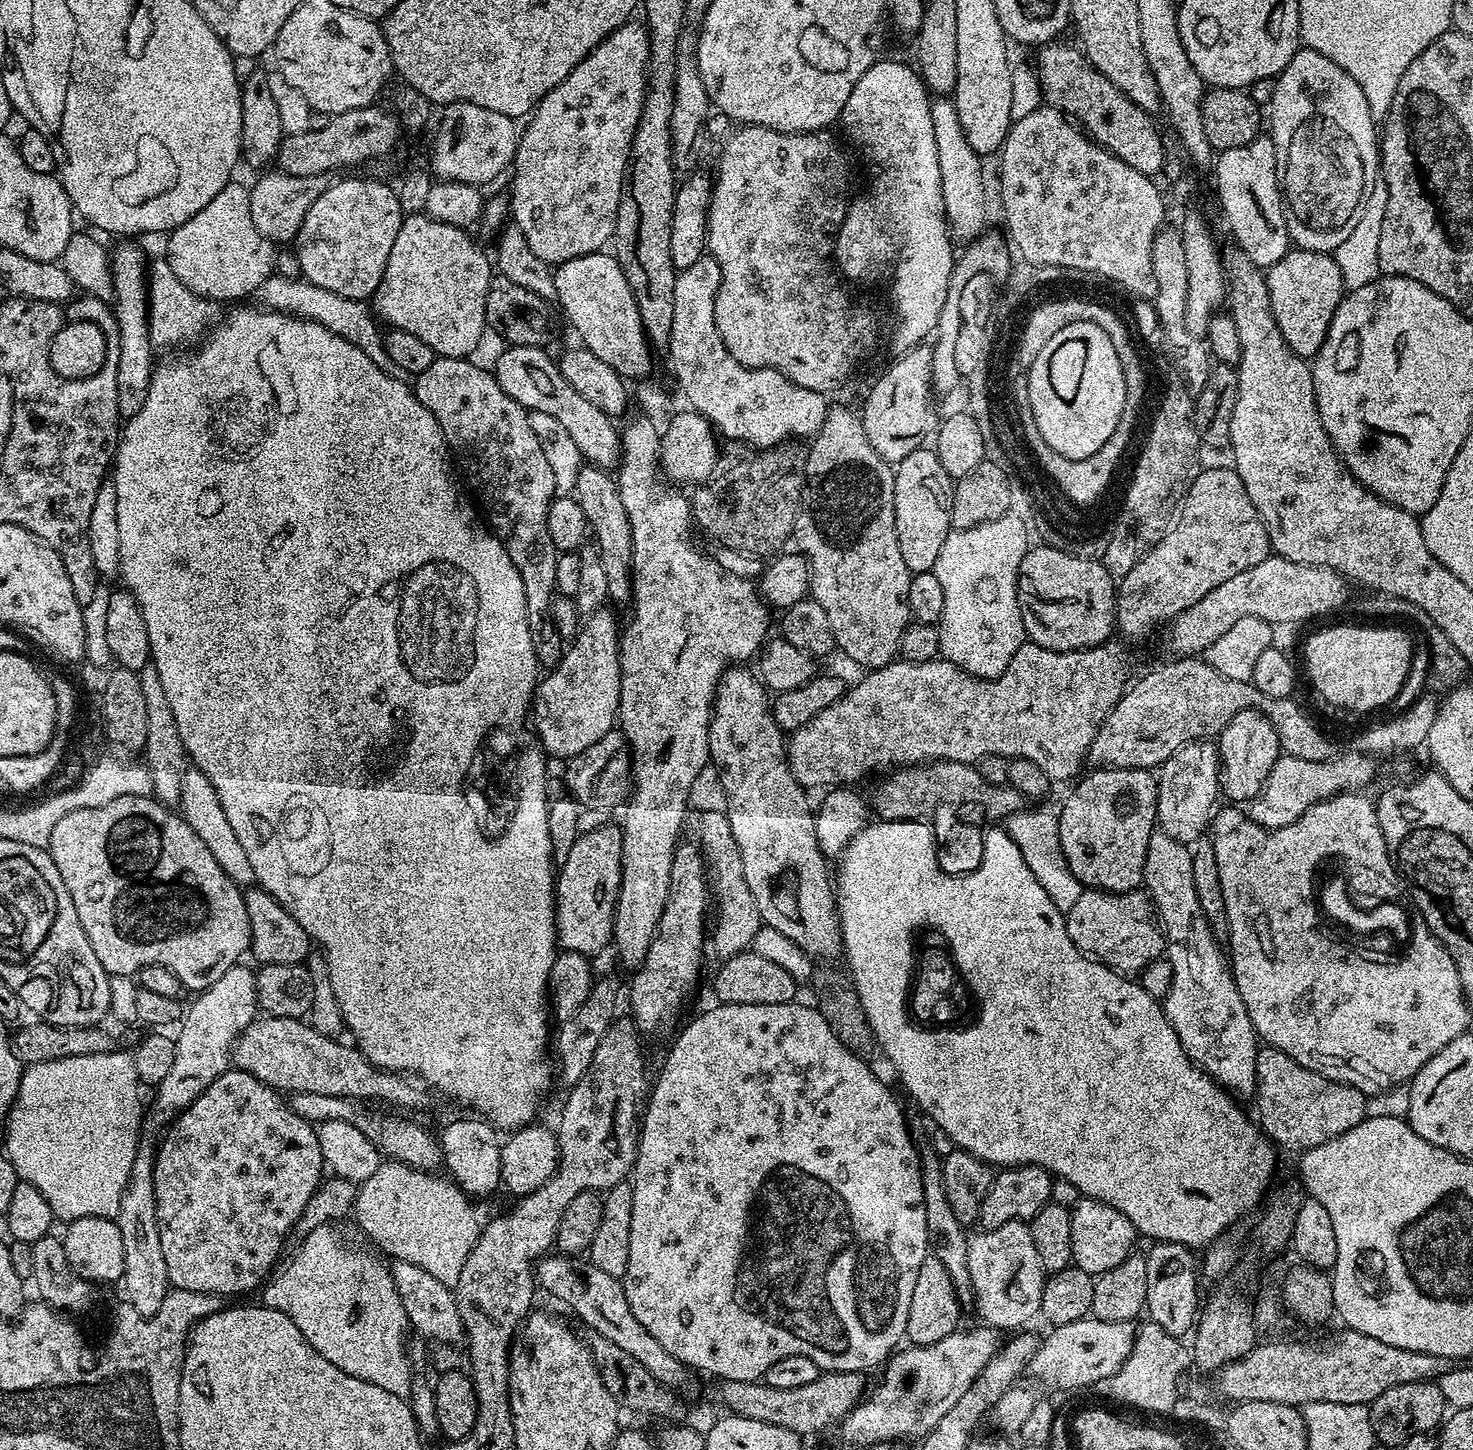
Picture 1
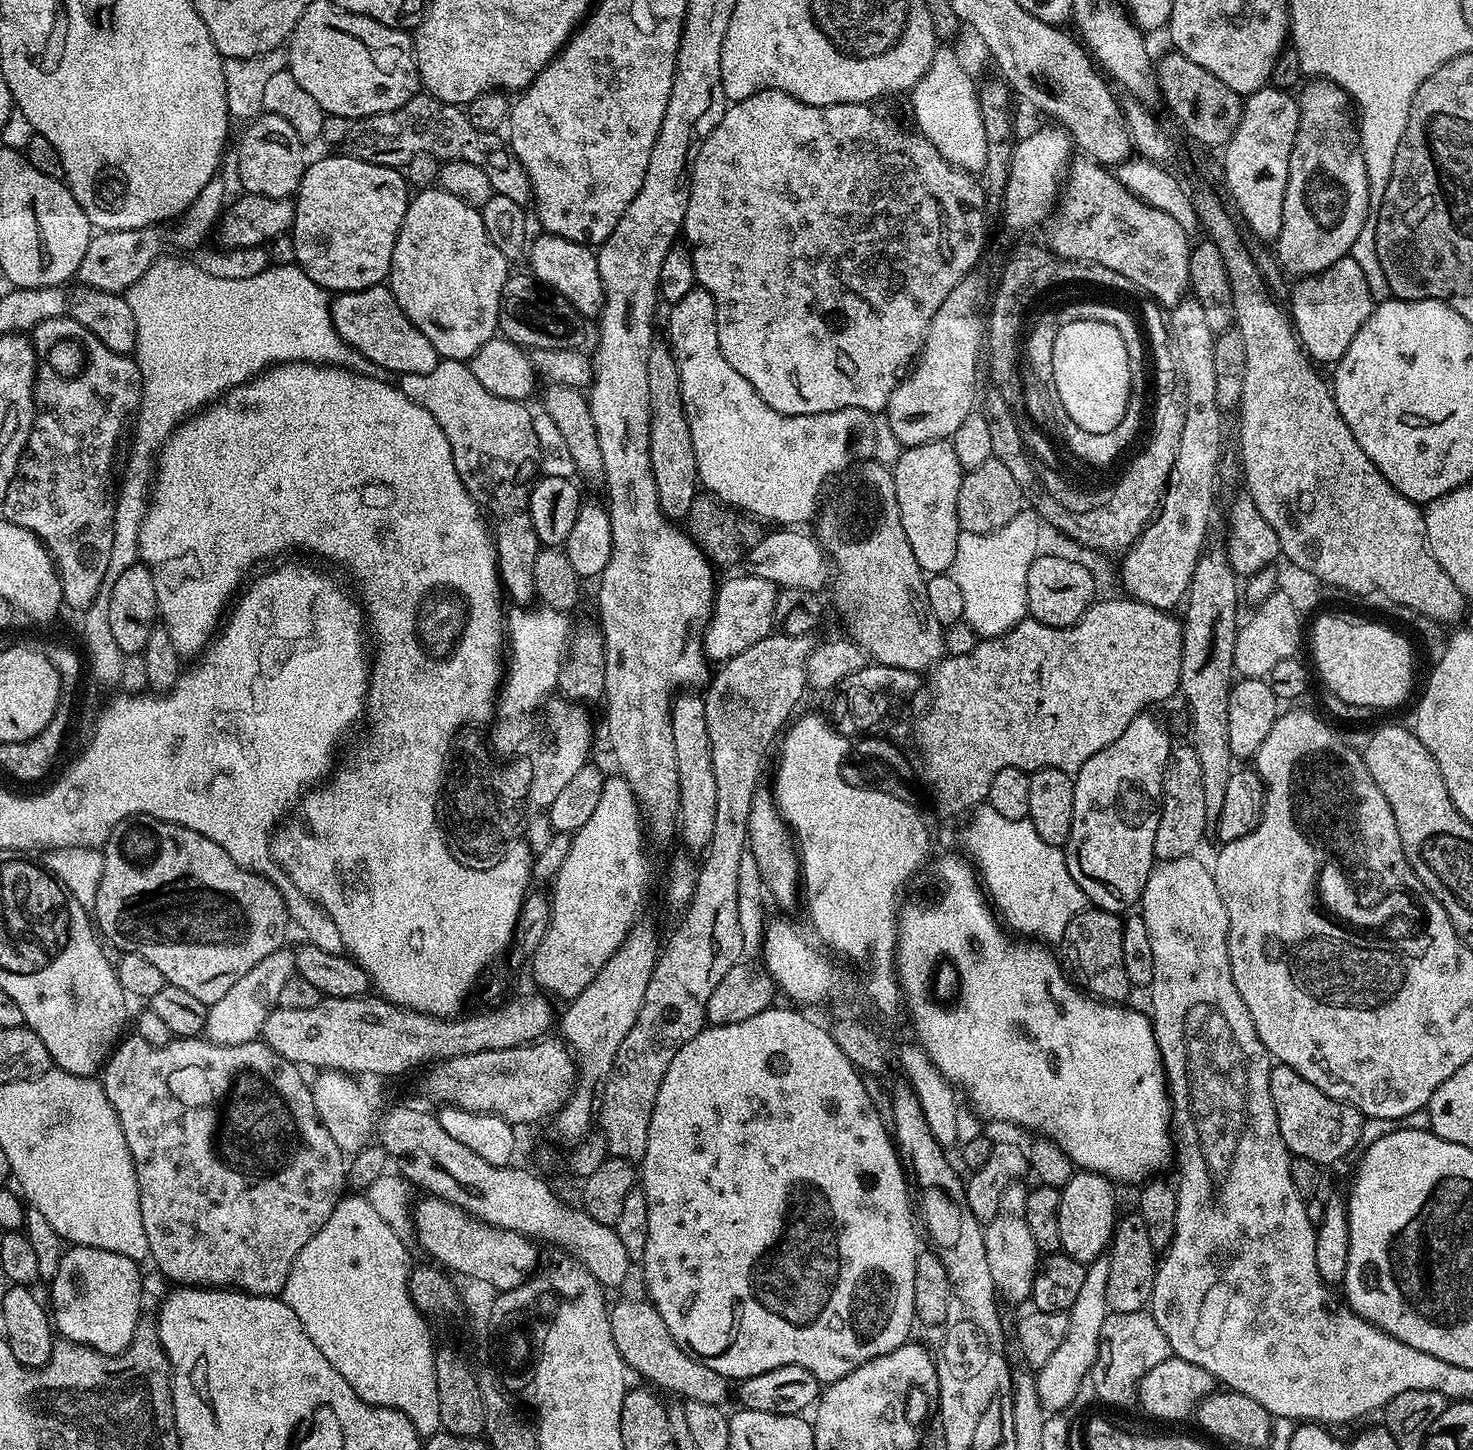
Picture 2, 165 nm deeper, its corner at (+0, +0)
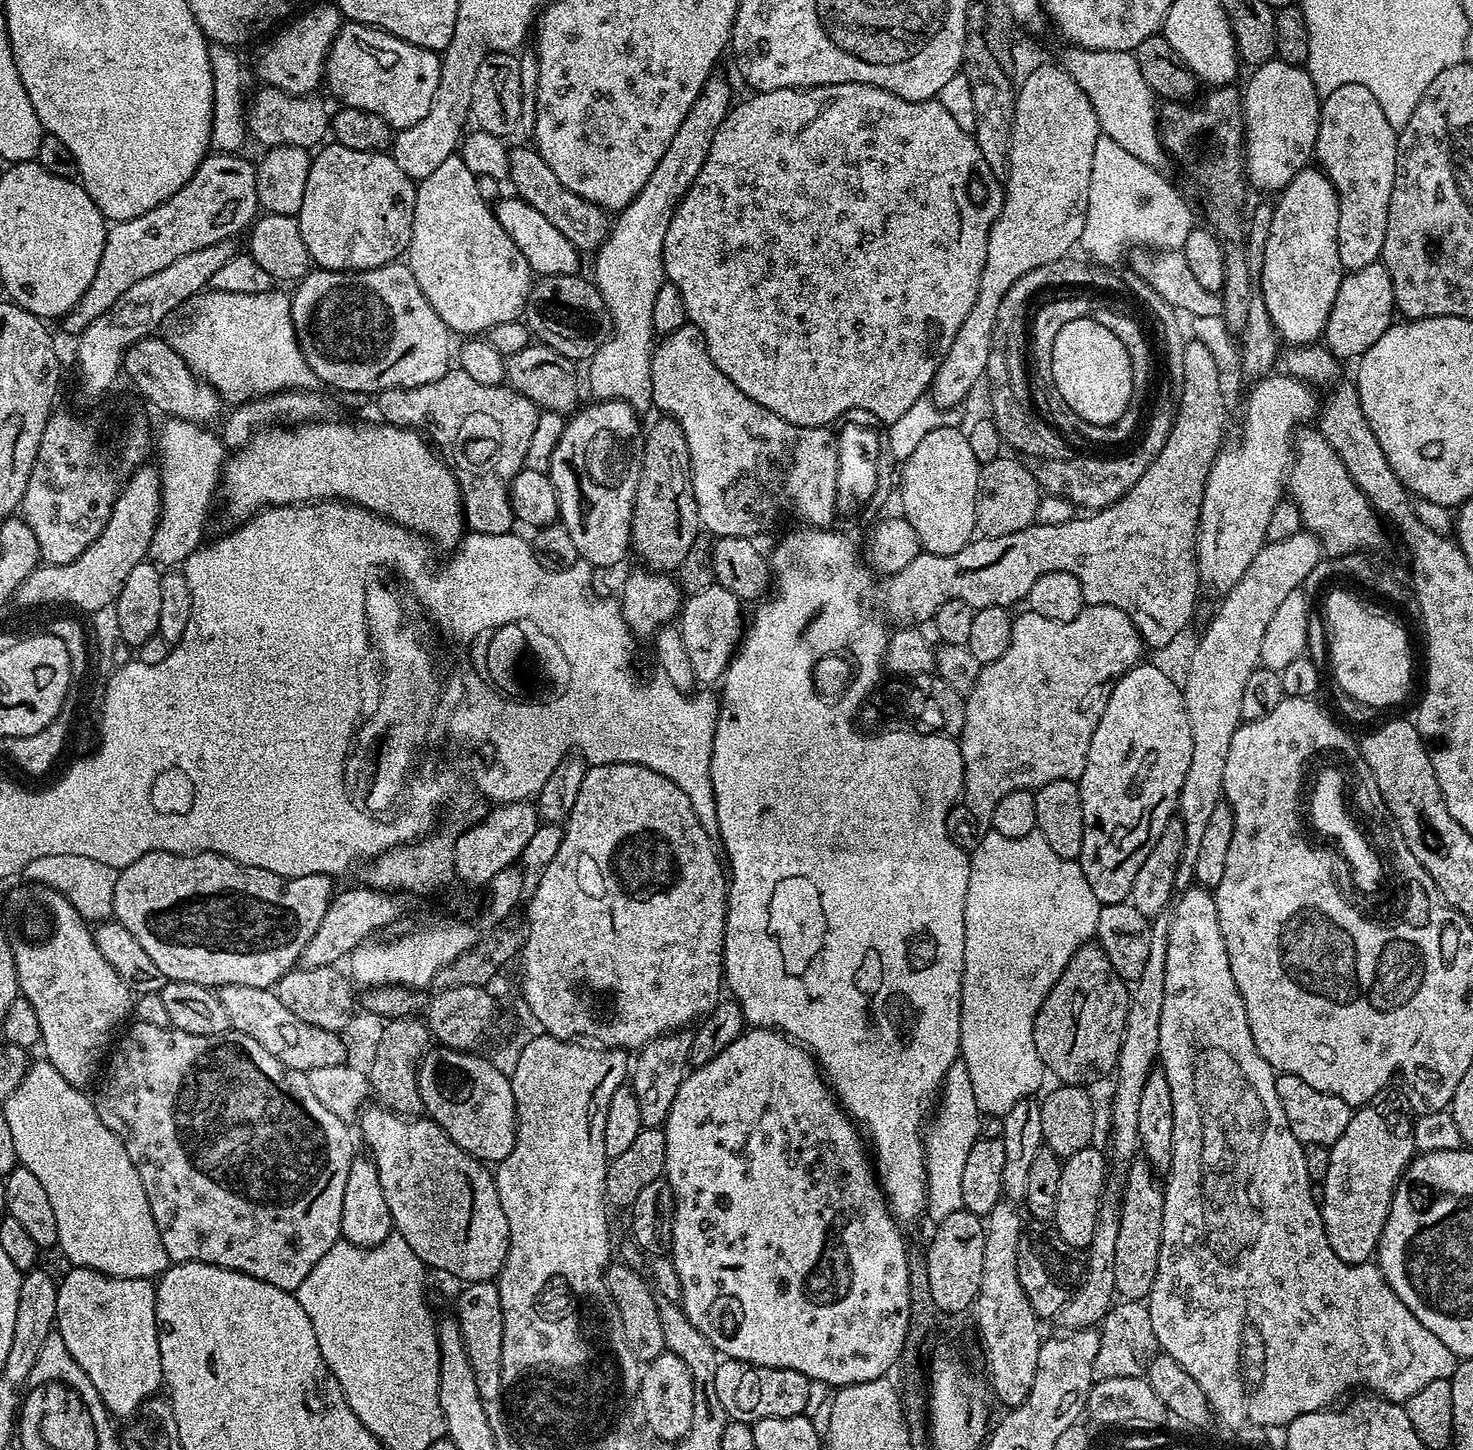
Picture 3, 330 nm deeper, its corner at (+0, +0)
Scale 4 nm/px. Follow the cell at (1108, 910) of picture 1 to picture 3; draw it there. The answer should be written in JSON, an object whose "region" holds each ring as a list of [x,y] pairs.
{"region":[[[1095,942],[1084,944],[1070,958],[1066,970],[1054,982],[1050,994],[1042,1002],[1038,1014],[1034,1018],[1034,1046],[1038,1050],[1038,1058],[1042,1058],[1045,1069],[1052,1072],[1062,1084],[1079,1084],[1092,1086],[1095,1080],[1111,1073],[1116,1066],[1118,1050],[1122,1046],[1130,988],[1124,979],[1117,974],[1114,966],[1110,966],[1110,958]]]}

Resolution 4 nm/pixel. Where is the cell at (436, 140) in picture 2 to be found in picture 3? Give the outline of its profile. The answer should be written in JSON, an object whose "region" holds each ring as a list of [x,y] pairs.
{"region":[[[513,147],[509,151],[507,179],[512,180],[511,191],[530,206],[534,206],[534,210],[544,215],[562,234],[566,234],[568,241],[581,253],[595,253],[596,249],[607,240],[610,231],[609,213],[594,202],[574,194],[574,190],[566,190],[566,186],[558,182],[558,174],[554,174],[554,170],[546,166],[546,162],[535,147]]]}

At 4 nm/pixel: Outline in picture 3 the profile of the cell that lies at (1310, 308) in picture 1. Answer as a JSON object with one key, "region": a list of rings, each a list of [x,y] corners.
{"region":[[[1382,262],[1359,268],[1357,272],[1341,275],[1338,294],[1334,306],[1330,306],[1330,316],[1324,327],[1322,343],[1341,362],[1355,361],[1364,355],[1394,322],[1397,315],[1394,302],[1394,282]]]}

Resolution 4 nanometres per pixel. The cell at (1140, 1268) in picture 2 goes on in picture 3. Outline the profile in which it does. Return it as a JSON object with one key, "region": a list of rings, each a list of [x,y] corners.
{"region":[[[1137,1158],[1127,1165],[1128,1177],[1124,1180],[1124,1192],[1120,1196],[1120,1225],[1118,1243],[1114,1250],[1114,1282],[1117,1293],[1124,1300],[1143,1301],[1154,1286],[1154,1274],[1158,1274],[1158,1250],[1162,1246],[1162,1210],[1164,1189],[1157,1173],[1147,1160]]]}

